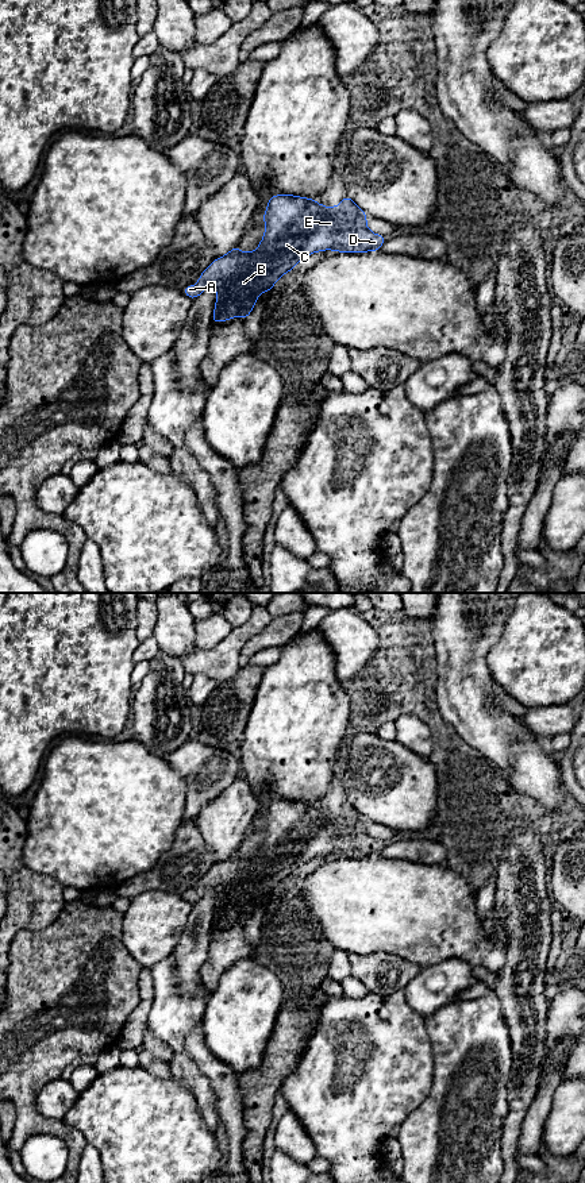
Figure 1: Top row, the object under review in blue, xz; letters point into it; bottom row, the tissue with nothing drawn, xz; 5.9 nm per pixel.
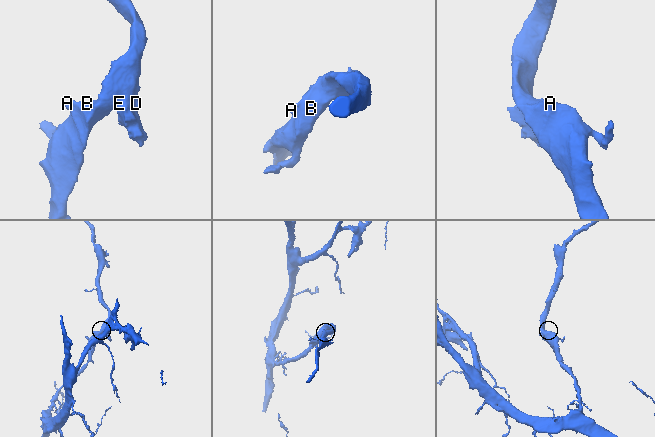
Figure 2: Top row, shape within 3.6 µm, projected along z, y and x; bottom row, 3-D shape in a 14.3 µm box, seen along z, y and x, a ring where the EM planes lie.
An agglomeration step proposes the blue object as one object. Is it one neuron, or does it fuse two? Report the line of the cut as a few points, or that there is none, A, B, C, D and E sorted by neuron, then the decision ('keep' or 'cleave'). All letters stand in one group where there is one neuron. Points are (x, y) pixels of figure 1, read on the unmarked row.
no cut; A B C D E; keep

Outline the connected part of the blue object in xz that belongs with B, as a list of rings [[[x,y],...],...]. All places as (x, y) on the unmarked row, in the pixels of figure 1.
[[[274,799],[268,806],[265,840],[251,858],[242,858],[238,849],[226,860],[216,863],[200,880],[197,890],[188,890],[184,898],[189,903],[200,901],[209,890],[216,891],[216,909],[212,929],[250,920],[258,901],[269,897],[277,885],[290,876],[295,870],[311,858],[334,855],[339,858],[377,856],[384,849],[384,840],[373,839],[367,831],[367,820],[349,802],[343,802],[334,813],[324,812],[312,804],[293,799]]]

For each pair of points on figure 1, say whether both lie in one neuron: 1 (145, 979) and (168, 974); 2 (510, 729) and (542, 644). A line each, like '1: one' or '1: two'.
1: two
2: two

